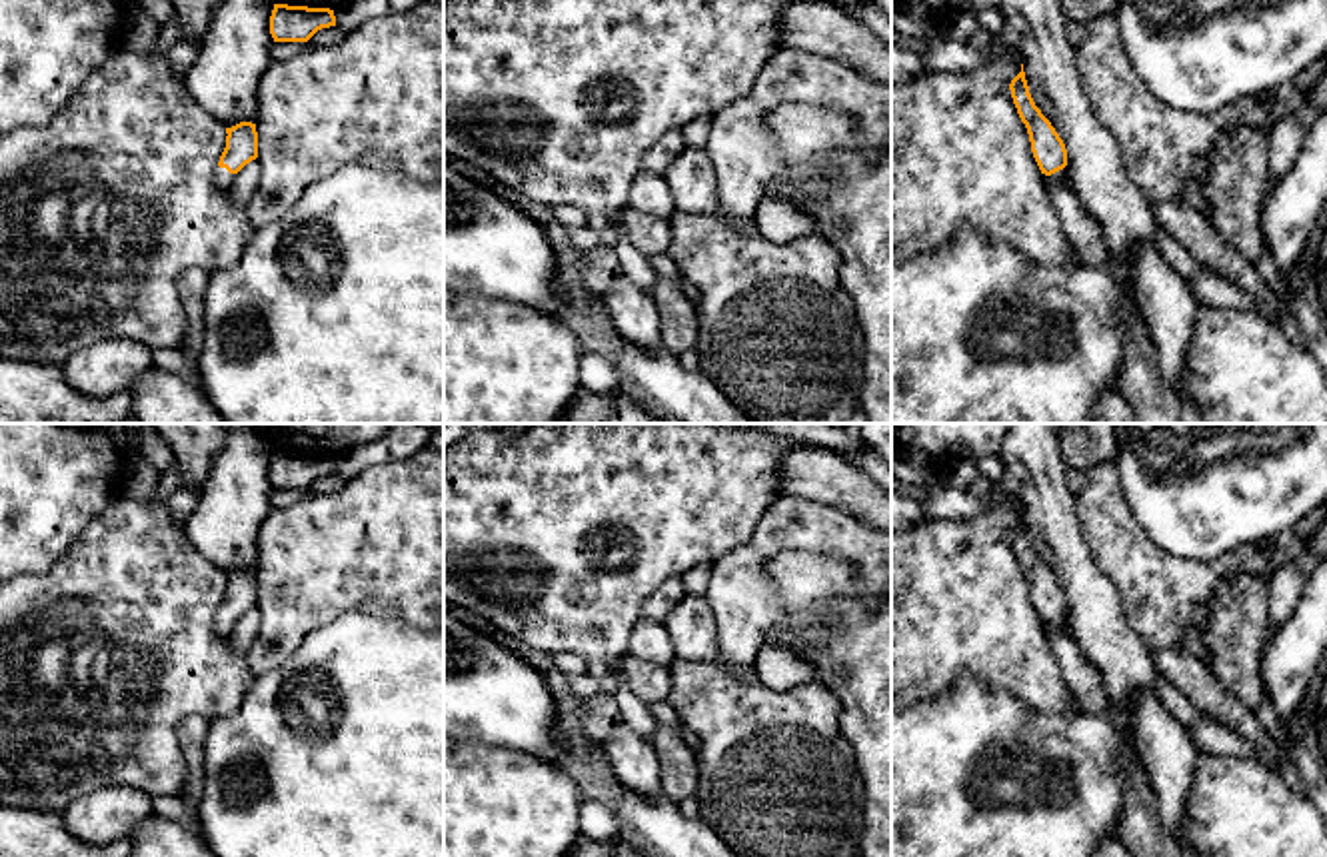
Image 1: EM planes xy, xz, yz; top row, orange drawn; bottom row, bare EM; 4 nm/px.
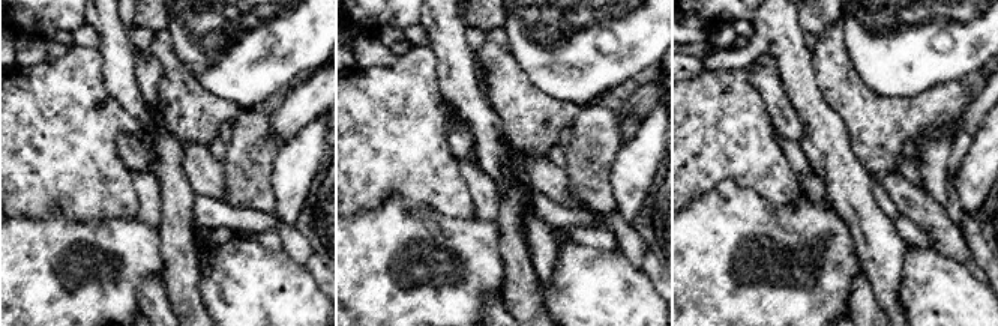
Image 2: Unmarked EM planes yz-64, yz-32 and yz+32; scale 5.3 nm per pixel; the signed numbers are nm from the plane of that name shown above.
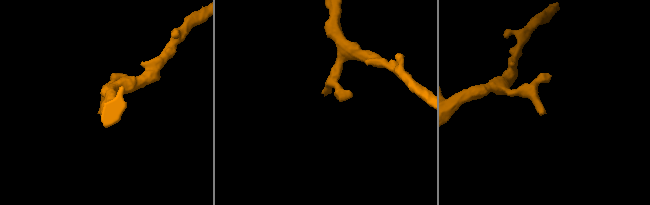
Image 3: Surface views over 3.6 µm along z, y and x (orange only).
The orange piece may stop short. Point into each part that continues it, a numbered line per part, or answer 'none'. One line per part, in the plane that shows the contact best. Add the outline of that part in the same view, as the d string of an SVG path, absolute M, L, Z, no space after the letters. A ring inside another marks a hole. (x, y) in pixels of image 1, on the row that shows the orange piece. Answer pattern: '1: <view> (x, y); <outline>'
1: xy (224, 180); M216 166L216 186L224 192L228 192L236 180L236 174L230 174L226 168Z

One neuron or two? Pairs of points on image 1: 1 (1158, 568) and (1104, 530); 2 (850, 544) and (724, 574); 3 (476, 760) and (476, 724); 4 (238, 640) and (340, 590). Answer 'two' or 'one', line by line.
1: one
2: one
3: two
4: two

